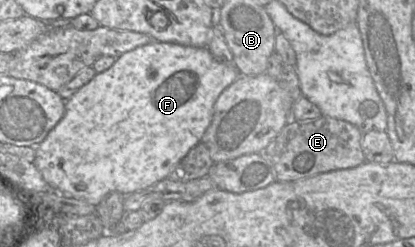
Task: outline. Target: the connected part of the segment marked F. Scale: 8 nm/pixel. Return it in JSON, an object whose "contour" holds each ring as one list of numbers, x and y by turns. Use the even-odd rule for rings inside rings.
{"contour":[[152,43,140,46,116,58,115,63,102,73,95,76,81,87,65,102,65,114,59,123,48,133,46,138,35,147,35,165,44,180,54,188,62,191,65,197,85,200,91,205,99,205,110,193,119,192,124,195,143,190,153,184,168,178,176,165,187,153,202,140,209,127,213,107,219,95,240,76,233,64,224,64,217,61,207,47,183,46,175,43]]}

